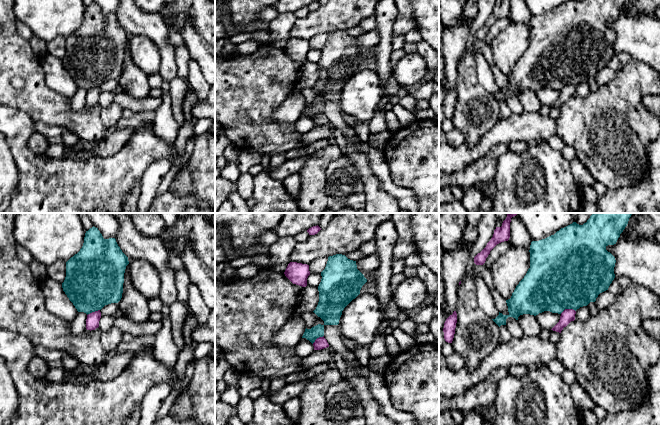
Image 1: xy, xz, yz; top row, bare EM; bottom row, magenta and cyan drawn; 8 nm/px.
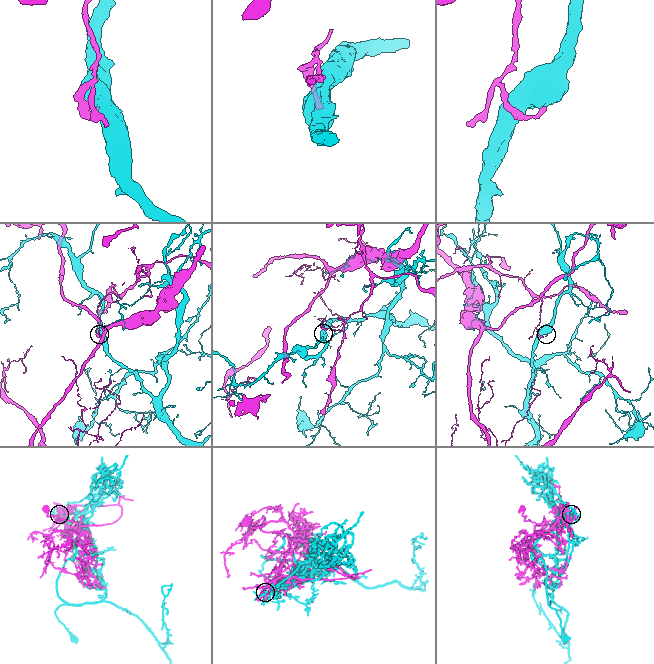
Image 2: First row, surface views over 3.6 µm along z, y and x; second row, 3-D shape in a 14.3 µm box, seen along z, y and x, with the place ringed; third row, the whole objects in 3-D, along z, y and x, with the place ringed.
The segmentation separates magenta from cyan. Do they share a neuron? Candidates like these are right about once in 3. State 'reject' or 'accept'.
reject

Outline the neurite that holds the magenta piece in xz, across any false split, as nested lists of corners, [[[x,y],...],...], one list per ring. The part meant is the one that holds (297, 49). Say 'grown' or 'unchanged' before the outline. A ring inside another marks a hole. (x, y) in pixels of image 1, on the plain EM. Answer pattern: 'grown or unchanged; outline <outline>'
unchanged; outline [[[290,38],[284,50],[293,60],[306,63],[307,54],[310,51],[309,41]]]

